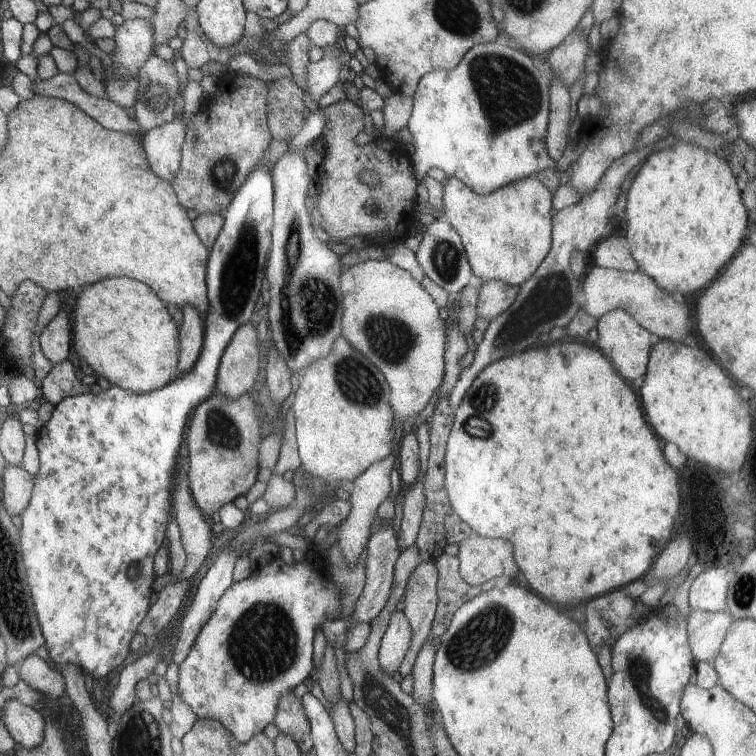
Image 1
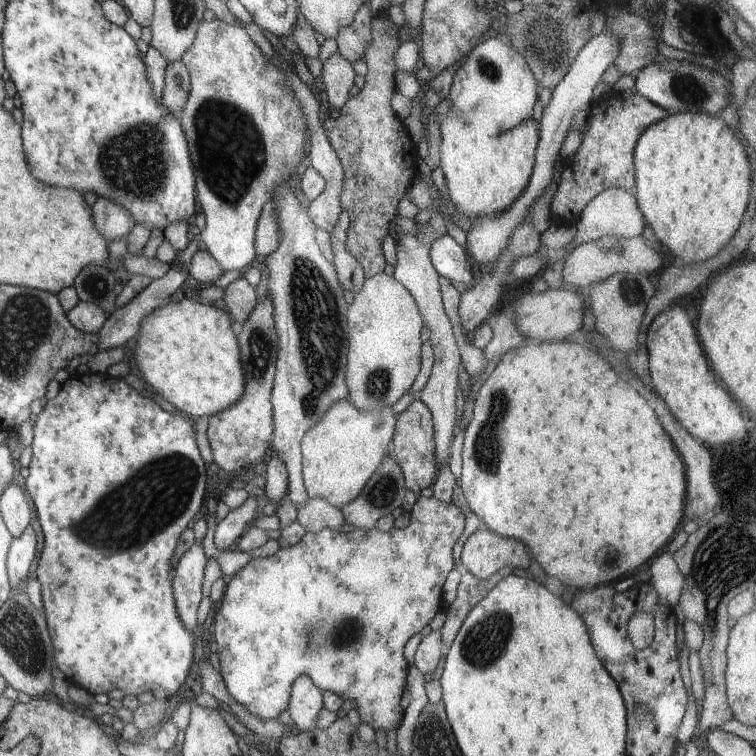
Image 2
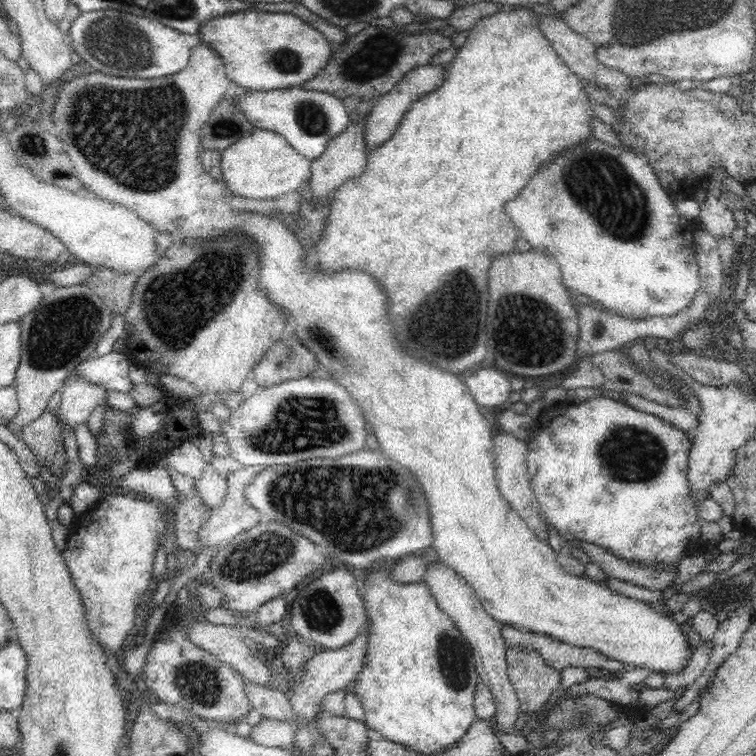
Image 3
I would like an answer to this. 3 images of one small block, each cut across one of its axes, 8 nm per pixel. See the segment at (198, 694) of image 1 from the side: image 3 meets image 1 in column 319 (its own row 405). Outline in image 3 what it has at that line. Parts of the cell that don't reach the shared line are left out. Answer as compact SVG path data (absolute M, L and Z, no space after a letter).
M605 396L595 397L578 405L570 406L570 408L552 408L552 410L548 410L546 416L540 416L538 422L540 424L536 428L536 434L530 438L527 446L529 449L526 459L527 476L535 501L538 503L545 523L550 528L558 530L561 536L575 537L580 541L596 545L610 553L614 559L624 561L626 564L641 564L641 566L651 564L651 566L678 568L691 551L699 551L703 554L707 551L700 540L704 520L700 516L694 497L691 495L687 462L692 444L690 444L690 440L686 439L686 433L674 429L656 416L634 410L626 403Z

